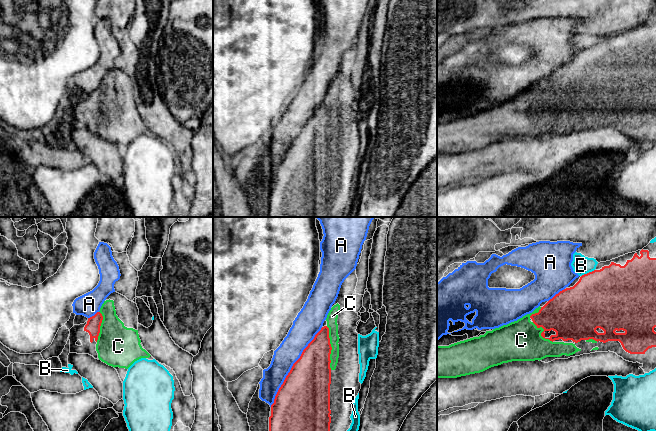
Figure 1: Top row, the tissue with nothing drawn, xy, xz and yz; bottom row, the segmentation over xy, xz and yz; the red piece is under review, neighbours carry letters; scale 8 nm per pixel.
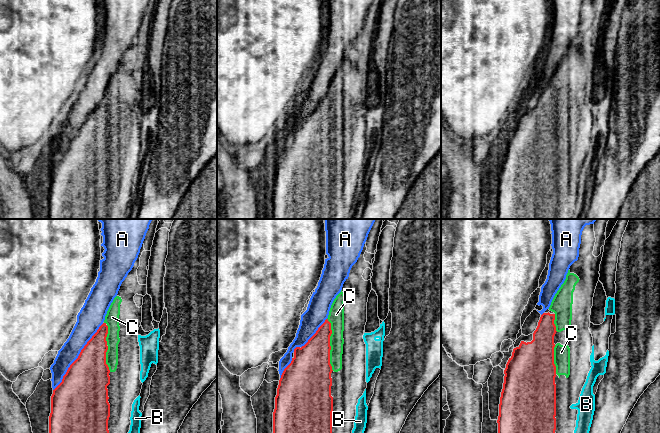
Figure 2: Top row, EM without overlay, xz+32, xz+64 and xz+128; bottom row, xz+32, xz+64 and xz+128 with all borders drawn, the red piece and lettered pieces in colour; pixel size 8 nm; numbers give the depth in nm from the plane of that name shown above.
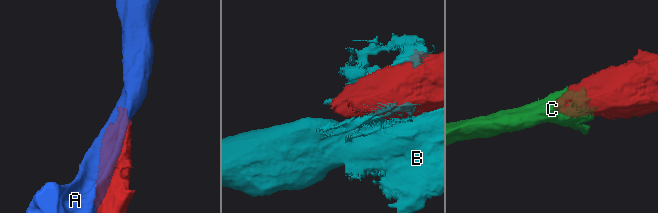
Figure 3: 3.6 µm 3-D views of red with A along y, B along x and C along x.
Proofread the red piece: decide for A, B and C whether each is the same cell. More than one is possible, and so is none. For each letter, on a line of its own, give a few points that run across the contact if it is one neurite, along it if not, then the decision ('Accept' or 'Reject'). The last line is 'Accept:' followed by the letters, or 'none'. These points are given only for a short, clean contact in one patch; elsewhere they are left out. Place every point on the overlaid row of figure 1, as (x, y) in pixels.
A: Reject
B: Reject
C: Accept
Accept: C

